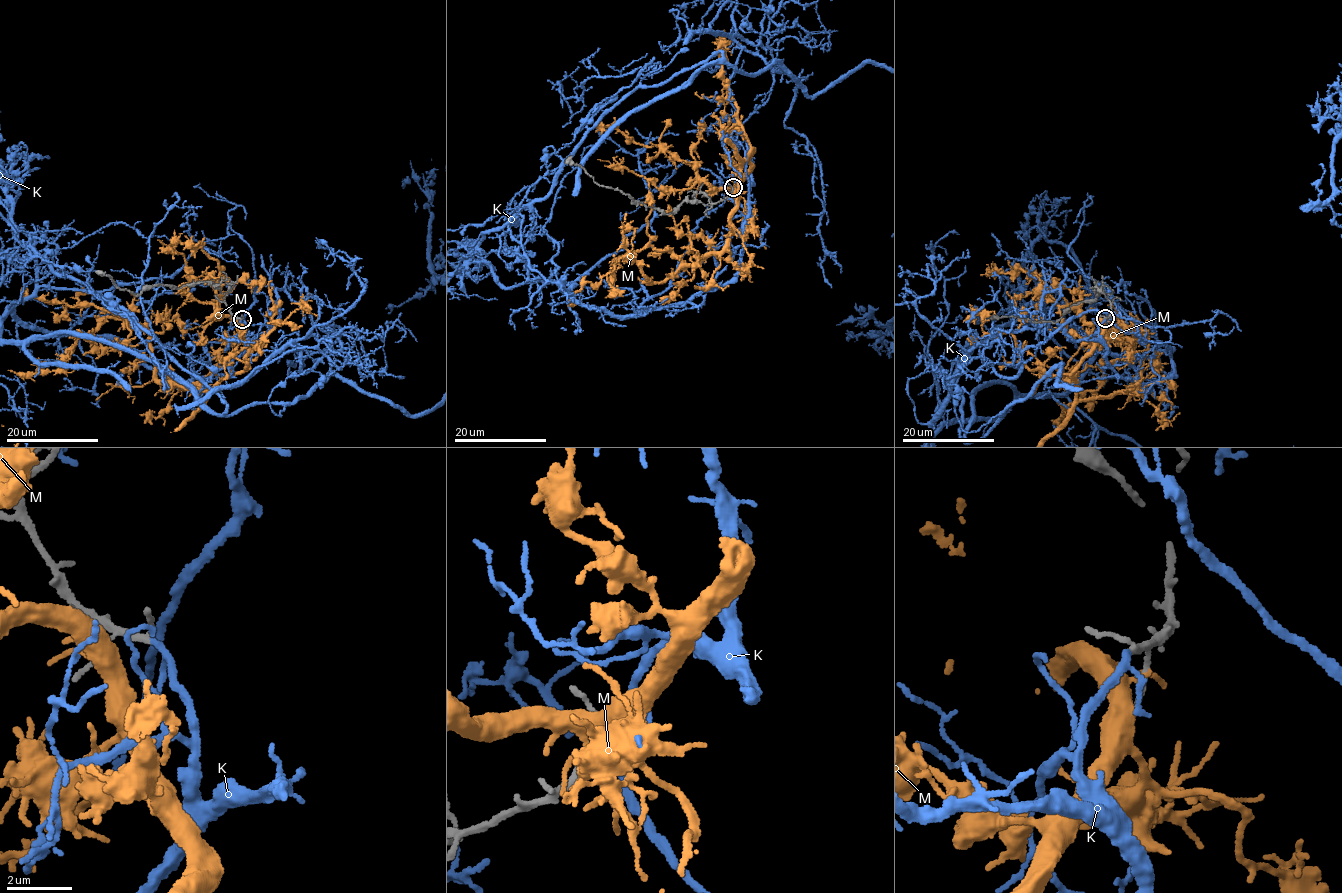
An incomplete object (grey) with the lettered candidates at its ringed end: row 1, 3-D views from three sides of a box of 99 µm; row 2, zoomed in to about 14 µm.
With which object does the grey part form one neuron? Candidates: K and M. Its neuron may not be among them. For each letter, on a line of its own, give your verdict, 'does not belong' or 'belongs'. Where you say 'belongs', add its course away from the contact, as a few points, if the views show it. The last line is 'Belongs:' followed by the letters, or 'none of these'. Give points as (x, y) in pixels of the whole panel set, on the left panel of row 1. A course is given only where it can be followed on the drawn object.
K: belongs
M: does not belong
Belongs: K

